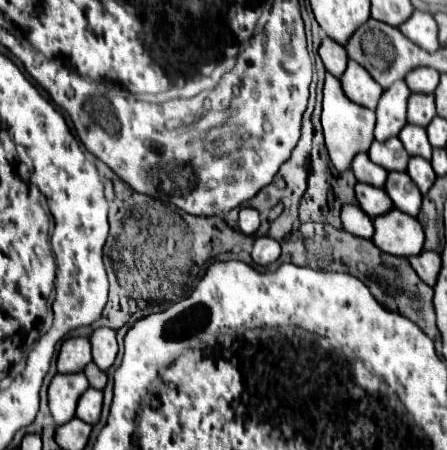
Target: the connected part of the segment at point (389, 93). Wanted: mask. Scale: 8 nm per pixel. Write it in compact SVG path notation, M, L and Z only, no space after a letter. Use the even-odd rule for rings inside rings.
M404 80L392 84L392 88L384 90L376 108L376 130L374 138L378 142L386 142L388 138L398 136L398 132L406 126L406 102L410 90Z

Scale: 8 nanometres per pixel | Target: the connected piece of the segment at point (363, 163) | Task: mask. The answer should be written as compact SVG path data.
M356 154L354 162L352 162L352 172L358 182L364 182L364 184L370 184L376 188L382 188L384 180L388 176L388 172L384 168L376 166L366 154Z

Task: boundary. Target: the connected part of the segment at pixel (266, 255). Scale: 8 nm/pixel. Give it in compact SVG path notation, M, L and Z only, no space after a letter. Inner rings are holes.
M258 236L254 240L254 250L252 250L252 260L256 264L268 266L280 258L280 244L272 240L270 236Z

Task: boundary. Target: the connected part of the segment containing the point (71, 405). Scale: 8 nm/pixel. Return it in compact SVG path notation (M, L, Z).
M82 372L78 374L56 374L48 388L48 404L56 426L66 424L74 418L76 402L86 392L88 380Z

